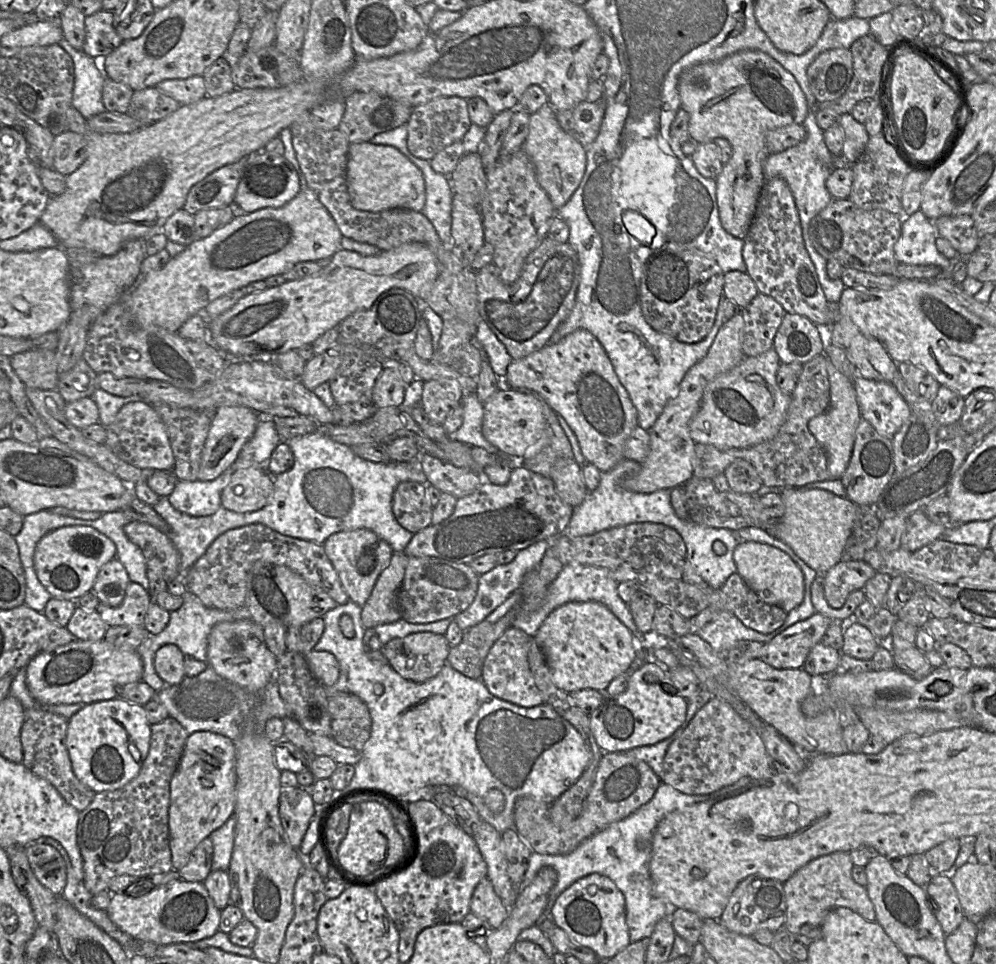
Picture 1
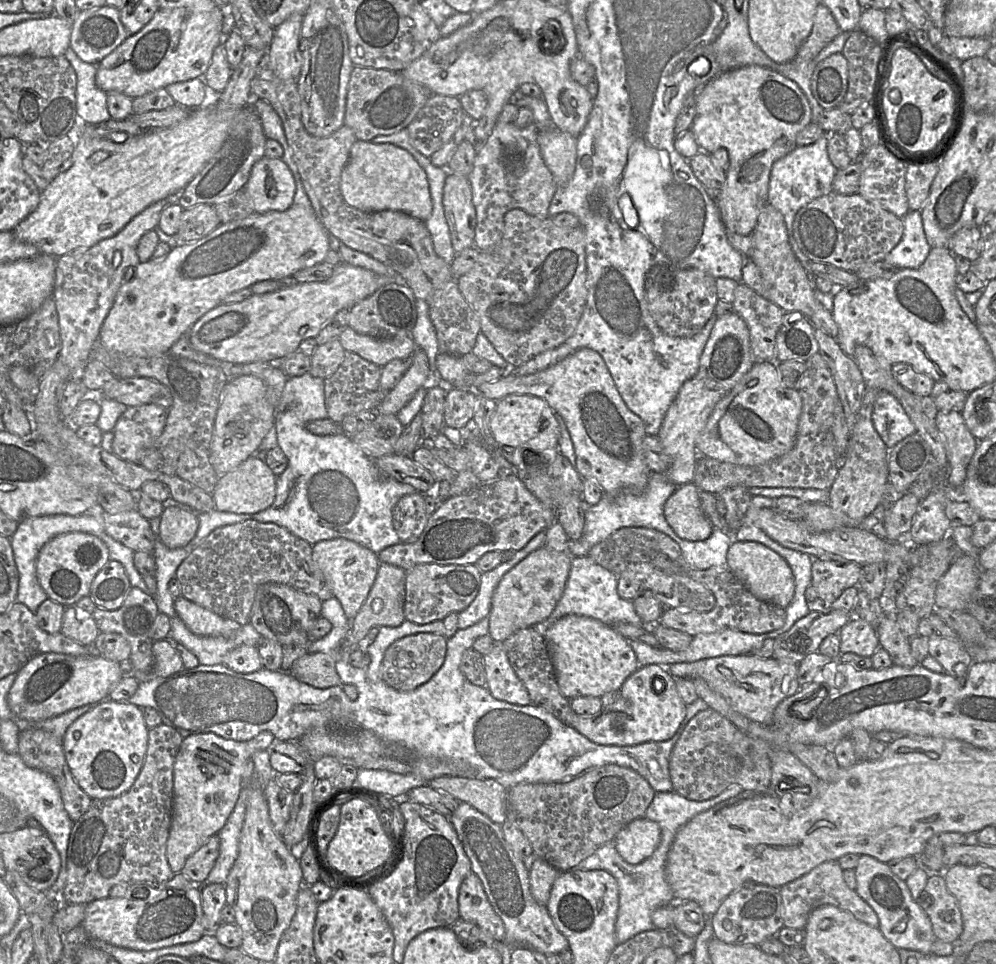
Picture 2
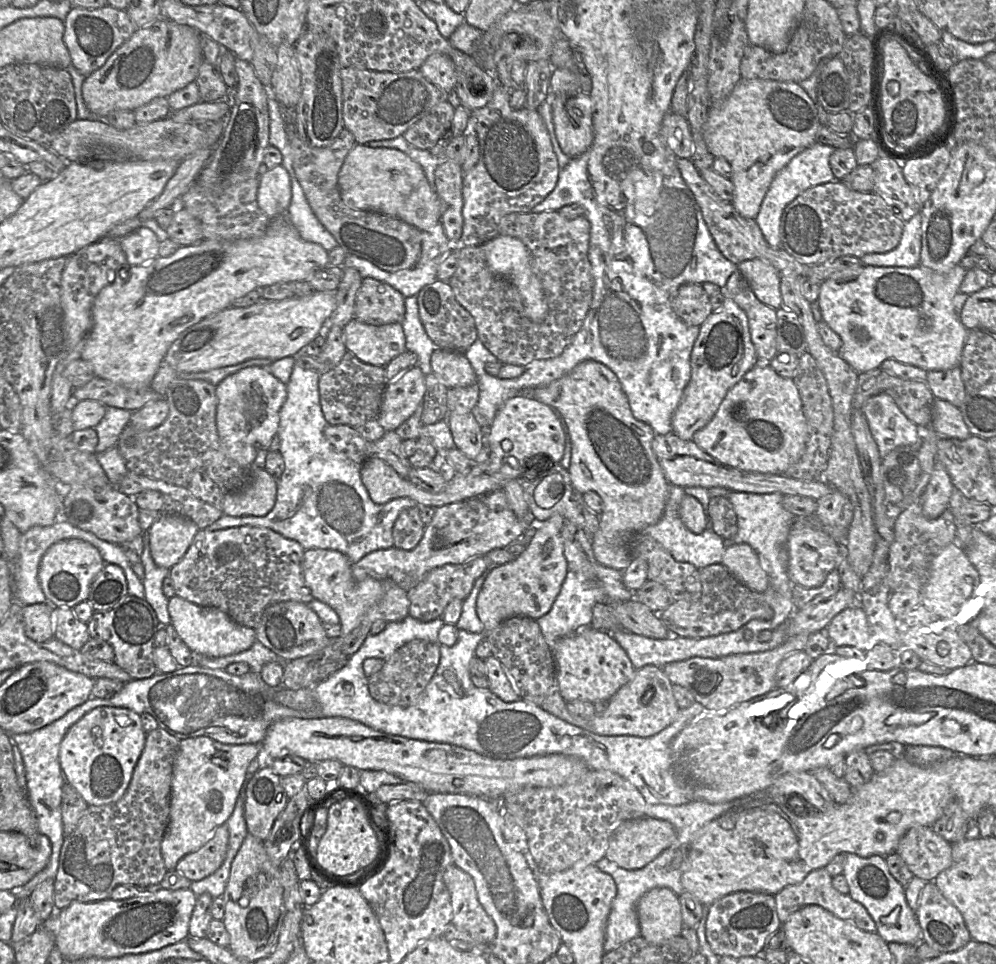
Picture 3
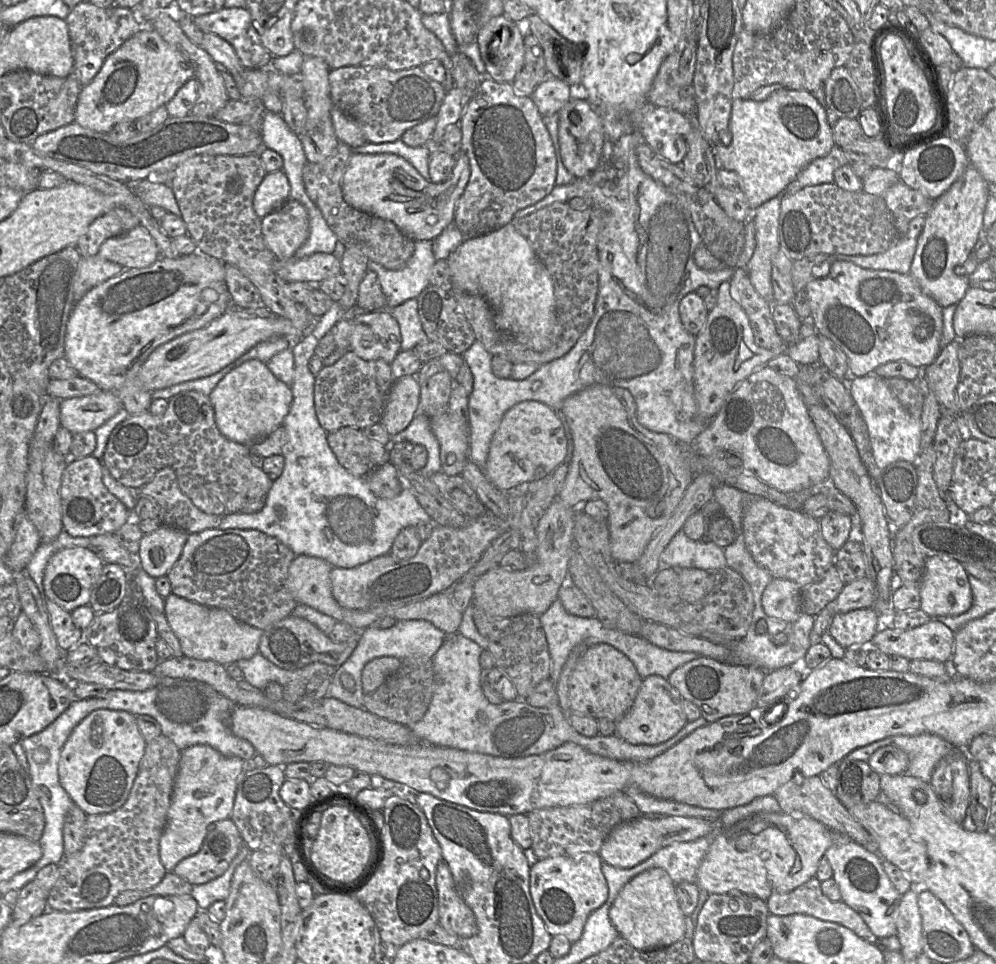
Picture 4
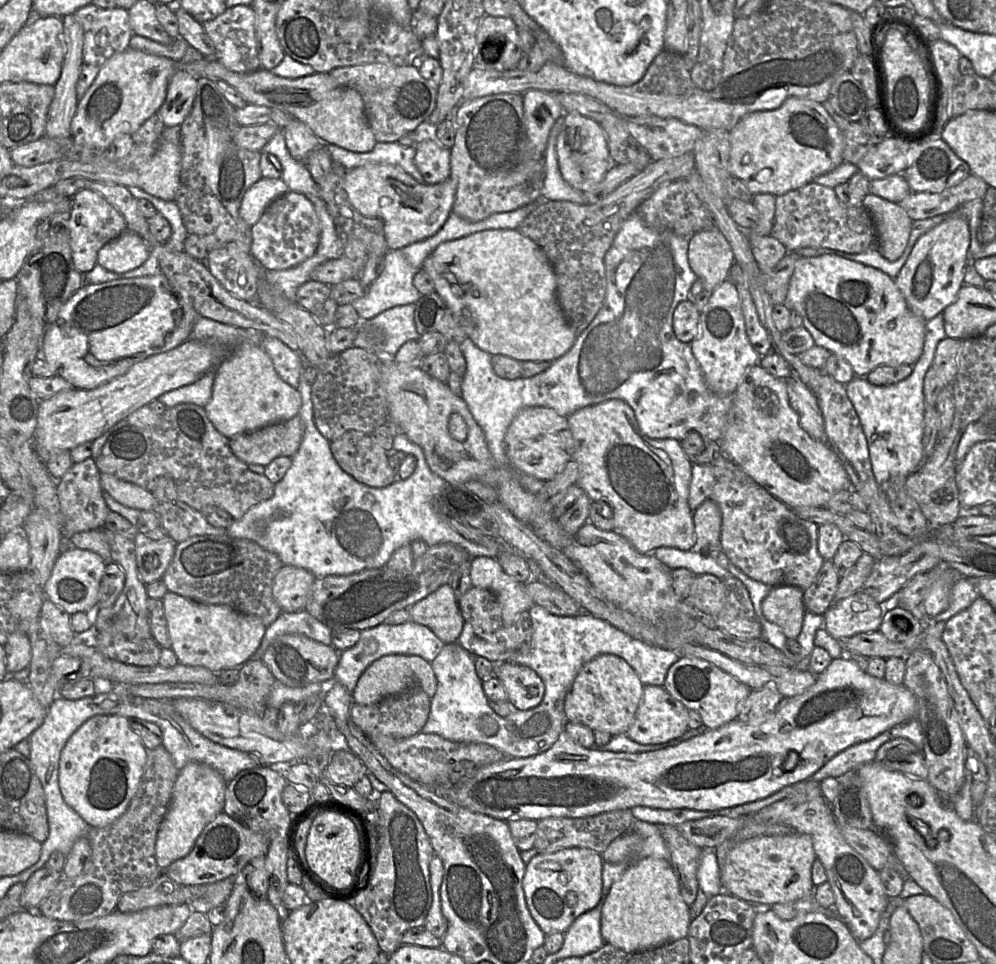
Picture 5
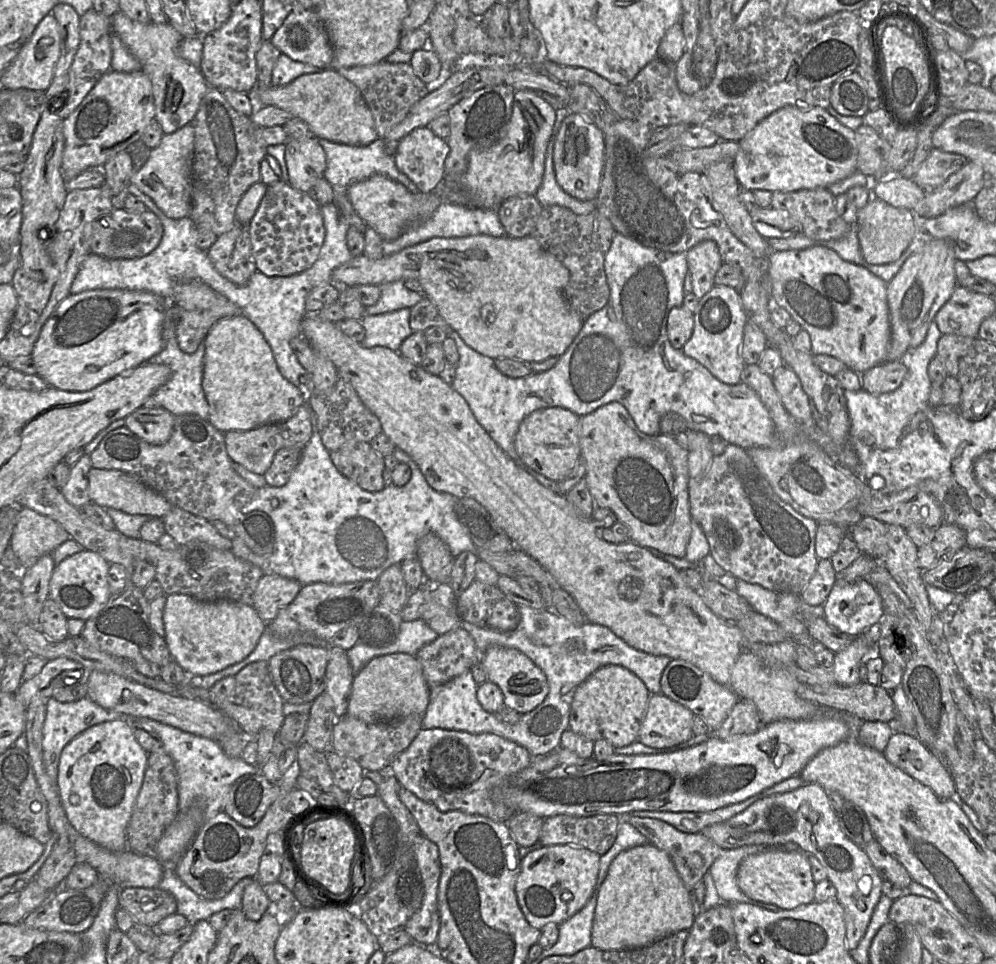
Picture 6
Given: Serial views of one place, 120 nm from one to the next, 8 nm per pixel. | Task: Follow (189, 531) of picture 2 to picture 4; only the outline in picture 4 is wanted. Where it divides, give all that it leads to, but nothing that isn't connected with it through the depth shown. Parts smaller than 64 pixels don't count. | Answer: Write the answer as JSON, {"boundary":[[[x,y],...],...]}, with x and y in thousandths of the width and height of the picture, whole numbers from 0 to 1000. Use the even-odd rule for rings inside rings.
{"boundary":[[[166,544],[145,554],[139,573],[144,590],[155,600],[168,596],[182,577],[190,554]]]}

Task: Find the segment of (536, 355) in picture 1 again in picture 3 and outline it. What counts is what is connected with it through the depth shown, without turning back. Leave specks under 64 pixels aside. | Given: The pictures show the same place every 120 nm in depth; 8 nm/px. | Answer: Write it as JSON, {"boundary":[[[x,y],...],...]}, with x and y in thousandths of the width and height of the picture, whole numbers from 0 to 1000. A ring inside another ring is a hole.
{"boundary":[[[438,362],[433,369],[434,386],[451,404],[479,397],[477,385],[466,366]],[[587,373],[564,392],[525,408],[552,421],[569,442],[573,454],[573,479],[570,485],[573,500],[584,512],[597,509],[606,522],[601,534],[601,549],[593,558],[596,577],[601,585],[627,593],[636,581],[632,570],[635,558],[663,539],[672,515],[674,502],[655,467],[659,452],[657,446],[636,432],[619,390],[609,380],[596,373]]]}

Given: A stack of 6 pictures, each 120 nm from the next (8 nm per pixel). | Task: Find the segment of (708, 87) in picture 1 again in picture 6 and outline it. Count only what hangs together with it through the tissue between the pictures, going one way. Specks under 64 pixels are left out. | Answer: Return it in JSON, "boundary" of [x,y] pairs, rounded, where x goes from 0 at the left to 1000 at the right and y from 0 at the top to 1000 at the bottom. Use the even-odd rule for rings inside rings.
{"boundary":[[[788,110],[766,123],[742,147],[736,171],[744,195],[796,199],[831,195],[860,177],[858,137],[824,111]]]}

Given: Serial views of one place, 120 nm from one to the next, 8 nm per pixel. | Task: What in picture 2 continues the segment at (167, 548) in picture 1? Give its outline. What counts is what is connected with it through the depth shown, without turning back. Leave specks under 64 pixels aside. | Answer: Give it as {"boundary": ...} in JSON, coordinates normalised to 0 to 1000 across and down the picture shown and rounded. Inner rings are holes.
{"boundary":[[[138,528],[117,533],[103,531],[102,535],[107,555],[135,573],[154,575],[157,556],[153,551],[152,541]]]}

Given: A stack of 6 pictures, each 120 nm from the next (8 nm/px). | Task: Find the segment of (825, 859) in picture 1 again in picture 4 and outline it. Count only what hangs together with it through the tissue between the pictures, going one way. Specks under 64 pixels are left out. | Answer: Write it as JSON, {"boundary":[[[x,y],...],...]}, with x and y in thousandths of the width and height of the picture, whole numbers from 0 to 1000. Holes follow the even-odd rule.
{"boundary":[[[817,910],[794,925],[775,928],[769,935],[772,947],[779,950],[812,949],[845,960],[873,978],[882,976],[858,944],[844,934],[832,934],[825,926],[824,916]]]}

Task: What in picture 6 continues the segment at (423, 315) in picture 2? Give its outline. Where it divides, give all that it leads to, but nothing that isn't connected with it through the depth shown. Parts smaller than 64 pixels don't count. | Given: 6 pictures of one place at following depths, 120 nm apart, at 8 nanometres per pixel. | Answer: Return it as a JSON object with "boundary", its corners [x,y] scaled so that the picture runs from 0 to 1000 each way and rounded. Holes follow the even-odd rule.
{"boundary":[[[405,320],[392,325],[365,327],[361,332],[366,342],[363,359],[382,359],[401,364],[405,354],[415,346],[411,336],[412,322]]]}

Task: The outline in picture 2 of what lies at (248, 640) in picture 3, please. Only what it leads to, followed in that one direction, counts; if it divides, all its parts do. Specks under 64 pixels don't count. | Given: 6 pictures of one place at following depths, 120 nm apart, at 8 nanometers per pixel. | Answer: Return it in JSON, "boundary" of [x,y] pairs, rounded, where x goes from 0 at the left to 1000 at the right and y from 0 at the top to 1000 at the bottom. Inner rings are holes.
{"boundary":[[[184,618],[175,622],[175,632],[189,652],[198,659],[231,661],[242,650],[239,645],[223,640]]]}

